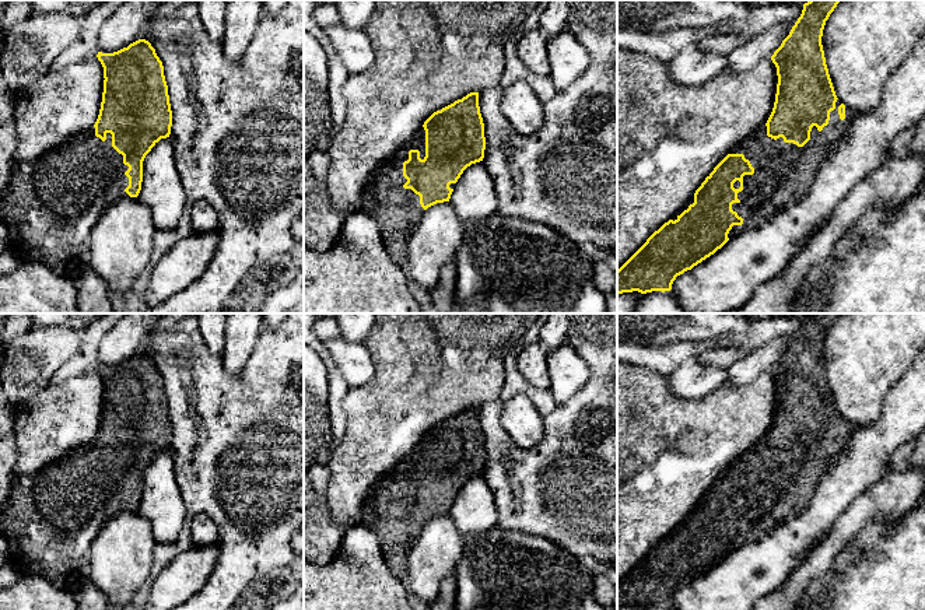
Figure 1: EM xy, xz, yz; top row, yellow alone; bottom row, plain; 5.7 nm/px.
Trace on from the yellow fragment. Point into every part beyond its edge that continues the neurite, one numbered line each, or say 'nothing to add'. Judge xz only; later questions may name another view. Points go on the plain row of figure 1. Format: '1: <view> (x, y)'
1: xz (398, 523)

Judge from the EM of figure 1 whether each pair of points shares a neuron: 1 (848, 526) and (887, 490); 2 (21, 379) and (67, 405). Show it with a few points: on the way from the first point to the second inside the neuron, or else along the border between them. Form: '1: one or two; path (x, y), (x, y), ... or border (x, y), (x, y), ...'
1: one; path (858, 516), (878, 500)
2: two; border (49, 384), (34, 396), (16, 403)

